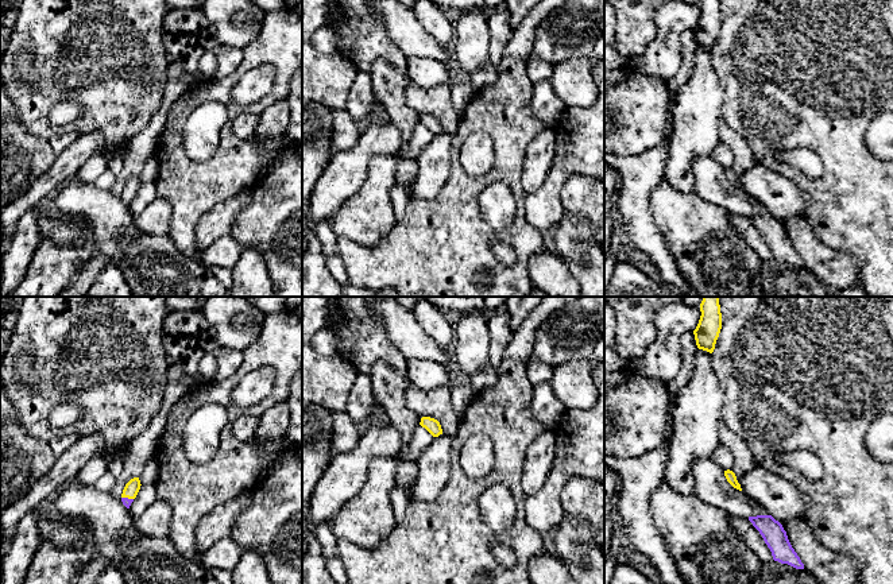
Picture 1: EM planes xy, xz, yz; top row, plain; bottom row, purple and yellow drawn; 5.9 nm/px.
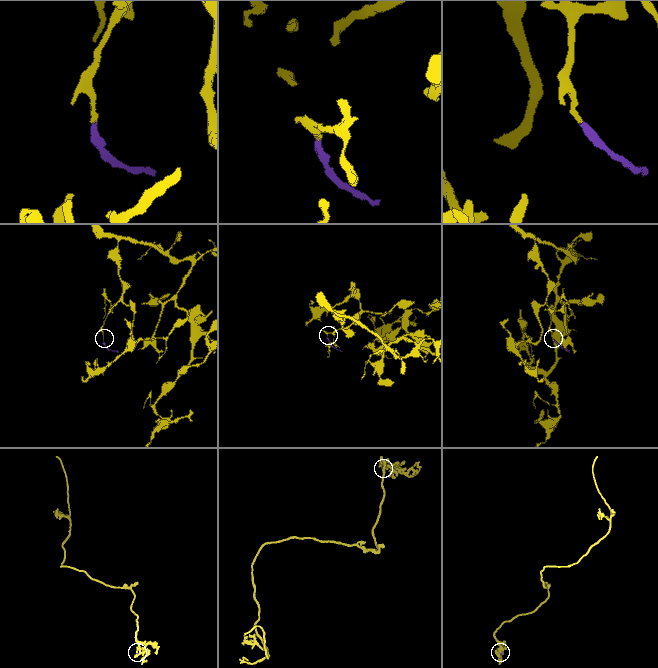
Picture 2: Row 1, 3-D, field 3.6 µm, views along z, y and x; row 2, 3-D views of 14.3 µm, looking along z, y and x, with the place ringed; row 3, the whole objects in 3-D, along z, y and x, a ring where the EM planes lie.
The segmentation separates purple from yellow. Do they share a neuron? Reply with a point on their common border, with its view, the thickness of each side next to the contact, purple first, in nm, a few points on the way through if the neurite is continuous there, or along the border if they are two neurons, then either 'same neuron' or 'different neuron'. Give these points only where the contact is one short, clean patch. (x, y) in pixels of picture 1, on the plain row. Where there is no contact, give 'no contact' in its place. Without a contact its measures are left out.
meets purple in xy at (127, 196); 50 nm thick on the purple side, 90 nm on the other; runs through xy (127, 200), (127, 196), (132, 185); same neuron

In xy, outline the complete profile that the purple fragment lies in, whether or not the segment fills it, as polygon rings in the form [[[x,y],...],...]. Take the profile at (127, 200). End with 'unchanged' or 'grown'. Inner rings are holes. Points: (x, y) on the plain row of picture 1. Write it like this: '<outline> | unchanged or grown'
[[[134,175],[131,177],[124,187],[123,187],[123,192],[121,192],[121,200],[123,202],[129,206],[131,201],[134,200],[134,197],[136,196],[139,187],[140,187],[140,178],[139,175]]] | grown

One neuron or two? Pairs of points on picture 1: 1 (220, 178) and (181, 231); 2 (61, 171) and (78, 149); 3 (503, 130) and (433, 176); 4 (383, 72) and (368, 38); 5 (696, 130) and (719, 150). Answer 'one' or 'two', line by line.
1: one
2: one
3: two
4: two
5: two

